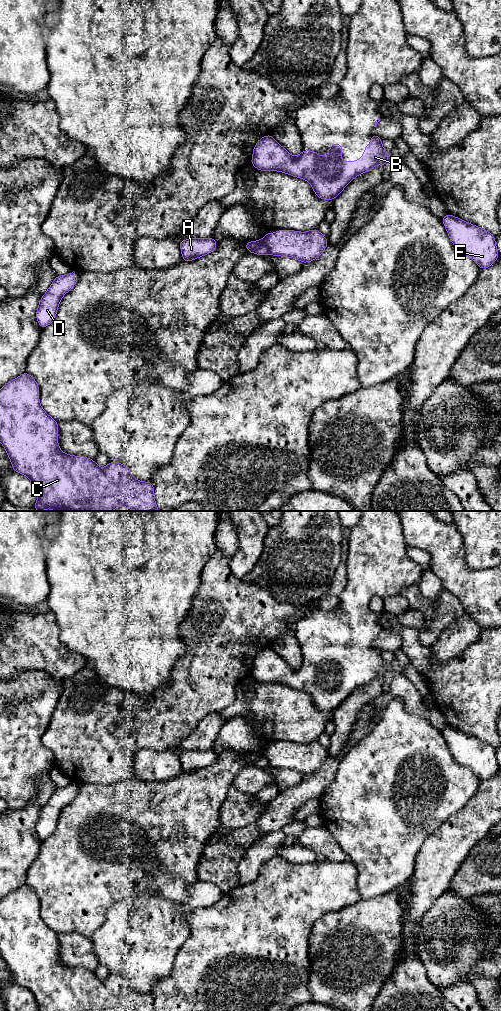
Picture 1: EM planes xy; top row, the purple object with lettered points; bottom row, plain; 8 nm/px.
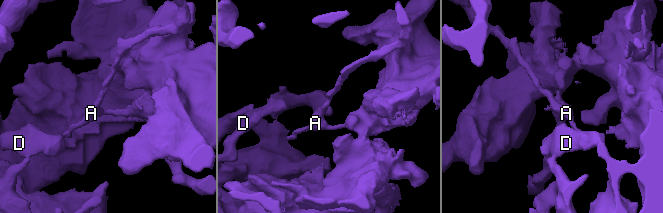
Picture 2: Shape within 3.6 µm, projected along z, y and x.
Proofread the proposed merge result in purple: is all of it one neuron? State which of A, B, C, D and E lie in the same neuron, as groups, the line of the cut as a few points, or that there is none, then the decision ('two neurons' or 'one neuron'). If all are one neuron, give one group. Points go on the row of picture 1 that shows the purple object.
groups A / B C D E; cut xy (262, 239), (268, 252); two neurons

